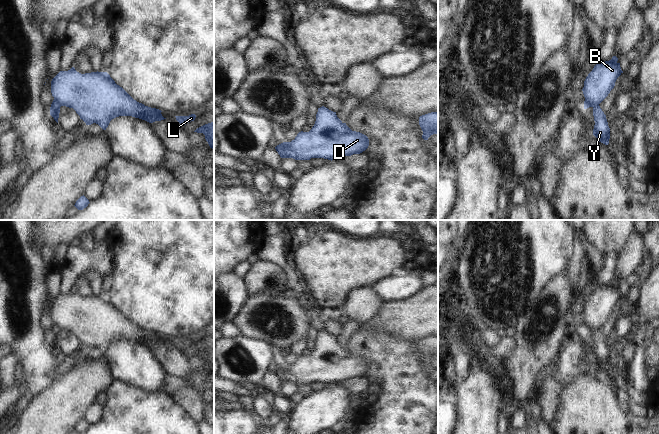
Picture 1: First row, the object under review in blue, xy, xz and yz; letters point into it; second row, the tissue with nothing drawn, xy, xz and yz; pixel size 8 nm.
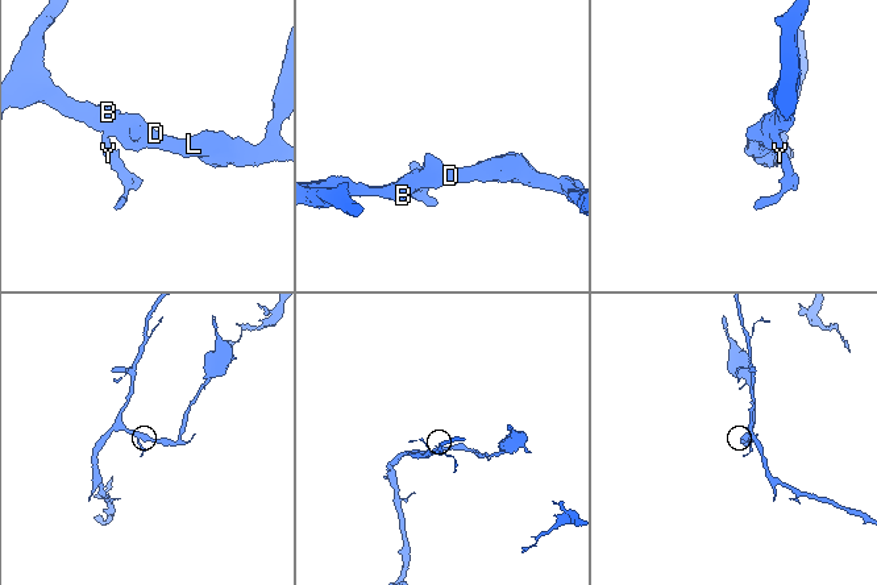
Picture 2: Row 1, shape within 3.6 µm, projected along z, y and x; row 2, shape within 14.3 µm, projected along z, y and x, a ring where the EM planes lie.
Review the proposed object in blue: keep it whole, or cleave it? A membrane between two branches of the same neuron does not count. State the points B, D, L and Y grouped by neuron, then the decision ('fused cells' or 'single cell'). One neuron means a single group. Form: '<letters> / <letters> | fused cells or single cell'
B D L / Y | fused cells

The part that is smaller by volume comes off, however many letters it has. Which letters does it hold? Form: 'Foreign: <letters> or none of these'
Foreign: Y

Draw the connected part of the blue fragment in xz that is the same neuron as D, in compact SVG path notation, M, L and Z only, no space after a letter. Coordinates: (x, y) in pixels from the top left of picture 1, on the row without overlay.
M322 330L318 332L315 348L309 356L301 355L294 364L285 366L281 382L340 384L360 378L368 370L366 359L352 355L337 341L336 336Z

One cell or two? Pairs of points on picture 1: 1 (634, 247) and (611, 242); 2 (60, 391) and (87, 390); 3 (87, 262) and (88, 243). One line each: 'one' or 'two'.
1: two
2: one
3: two

